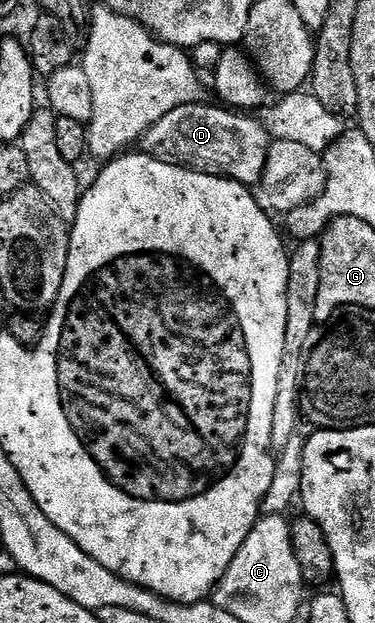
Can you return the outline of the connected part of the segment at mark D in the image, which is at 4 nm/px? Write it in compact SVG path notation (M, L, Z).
M210 101L202 103L190 103L181 105L177 109L165 113L161 121L157 121L146 131L148 149L157 149L159 153L166 156L178 158L182 162L188 162L199 170L208 170L213 177L232 179L240 183L242 187L258 188L263 182L263 170L267 154L273 142L267 128L263 126L258 118L250 119L250 114L239 109L232 109L226 105L214 107Z

